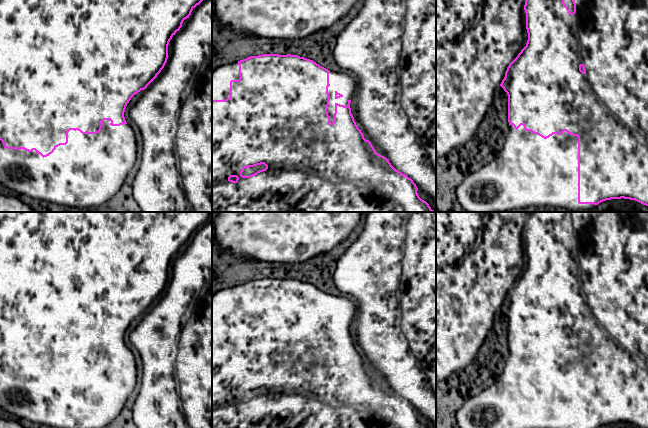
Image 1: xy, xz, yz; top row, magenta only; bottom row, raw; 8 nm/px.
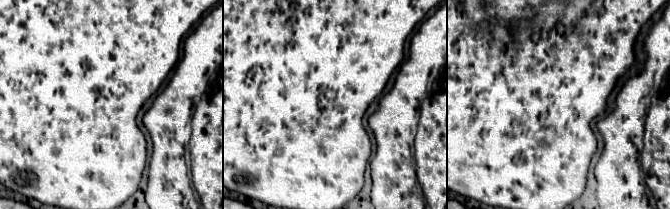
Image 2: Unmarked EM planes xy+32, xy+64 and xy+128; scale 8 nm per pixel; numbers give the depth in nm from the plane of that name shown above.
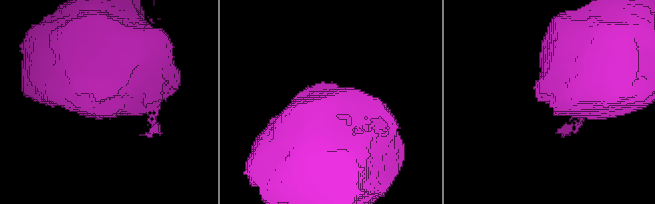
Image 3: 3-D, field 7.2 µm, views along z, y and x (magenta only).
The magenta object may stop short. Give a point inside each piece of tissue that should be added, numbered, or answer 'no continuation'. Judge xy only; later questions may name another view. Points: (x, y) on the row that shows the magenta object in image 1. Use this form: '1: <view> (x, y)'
1: xy (90, 169)

